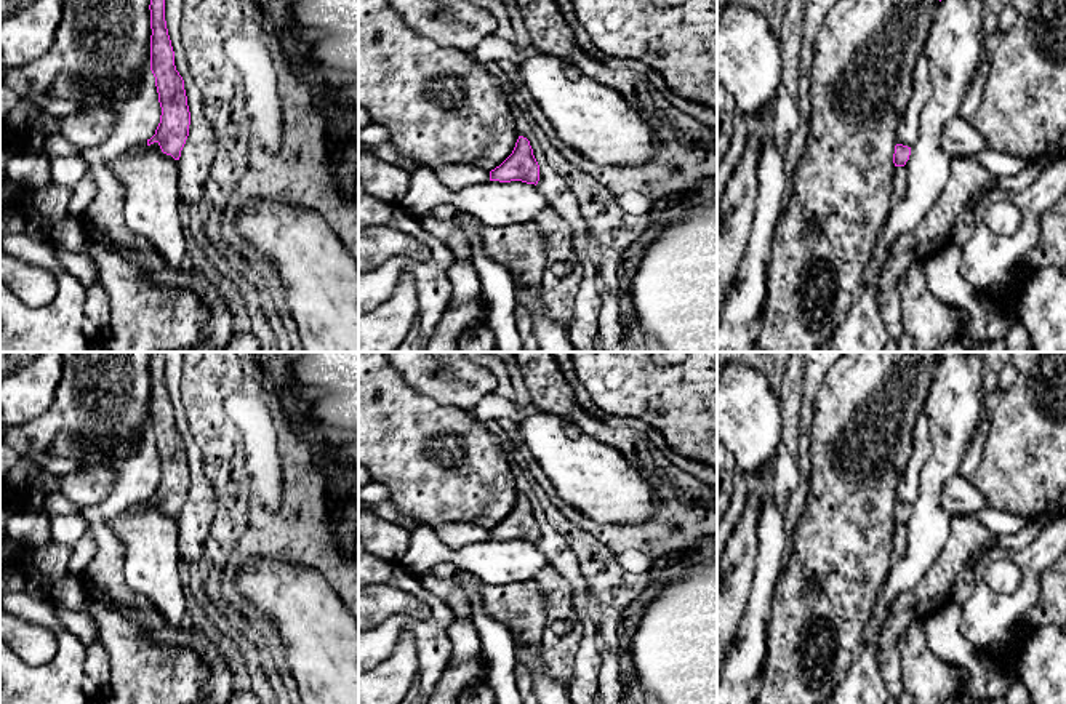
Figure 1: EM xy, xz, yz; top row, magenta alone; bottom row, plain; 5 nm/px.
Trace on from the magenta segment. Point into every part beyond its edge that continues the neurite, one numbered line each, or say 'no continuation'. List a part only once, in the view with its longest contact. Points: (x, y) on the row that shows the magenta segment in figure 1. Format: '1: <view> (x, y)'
no continuation

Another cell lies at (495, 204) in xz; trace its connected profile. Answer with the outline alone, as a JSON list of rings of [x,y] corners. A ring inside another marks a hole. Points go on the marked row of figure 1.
[[[418,166],[411,173],[410,189],[399,205],[419,218],[442,203],[472,214],[485,227],[528,224],[549,206],[535,184],[488,181],[451,192],[439,181],[435,170]]]

